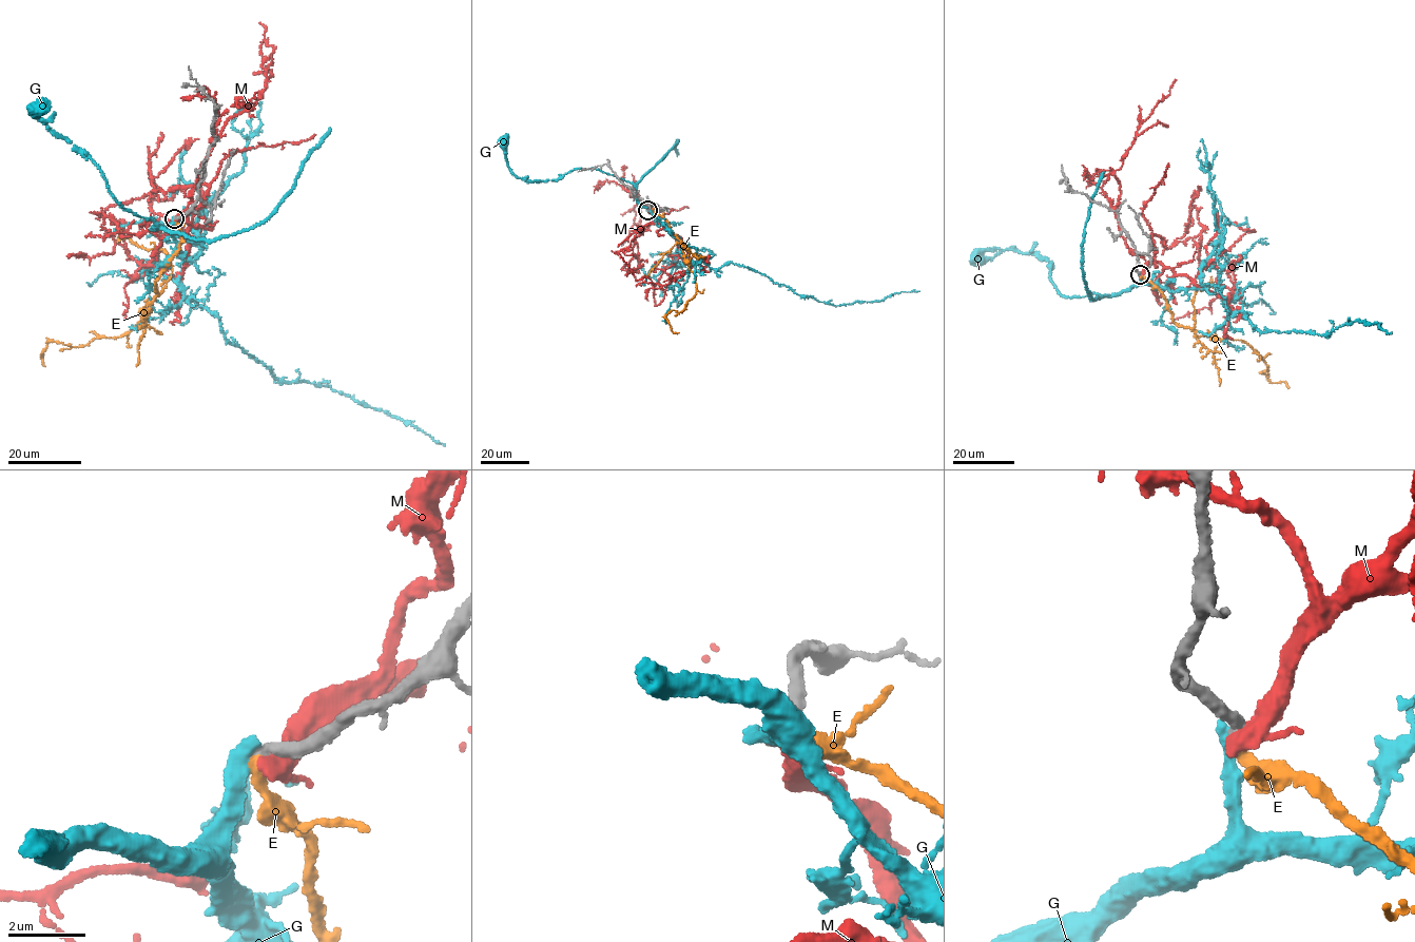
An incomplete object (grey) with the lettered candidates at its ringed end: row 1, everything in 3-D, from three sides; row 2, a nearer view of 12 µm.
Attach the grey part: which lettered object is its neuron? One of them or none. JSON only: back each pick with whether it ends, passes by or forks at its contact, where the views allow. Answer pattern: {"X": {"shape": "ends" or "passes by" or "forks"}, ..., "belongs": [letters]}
{"belongs": []}

